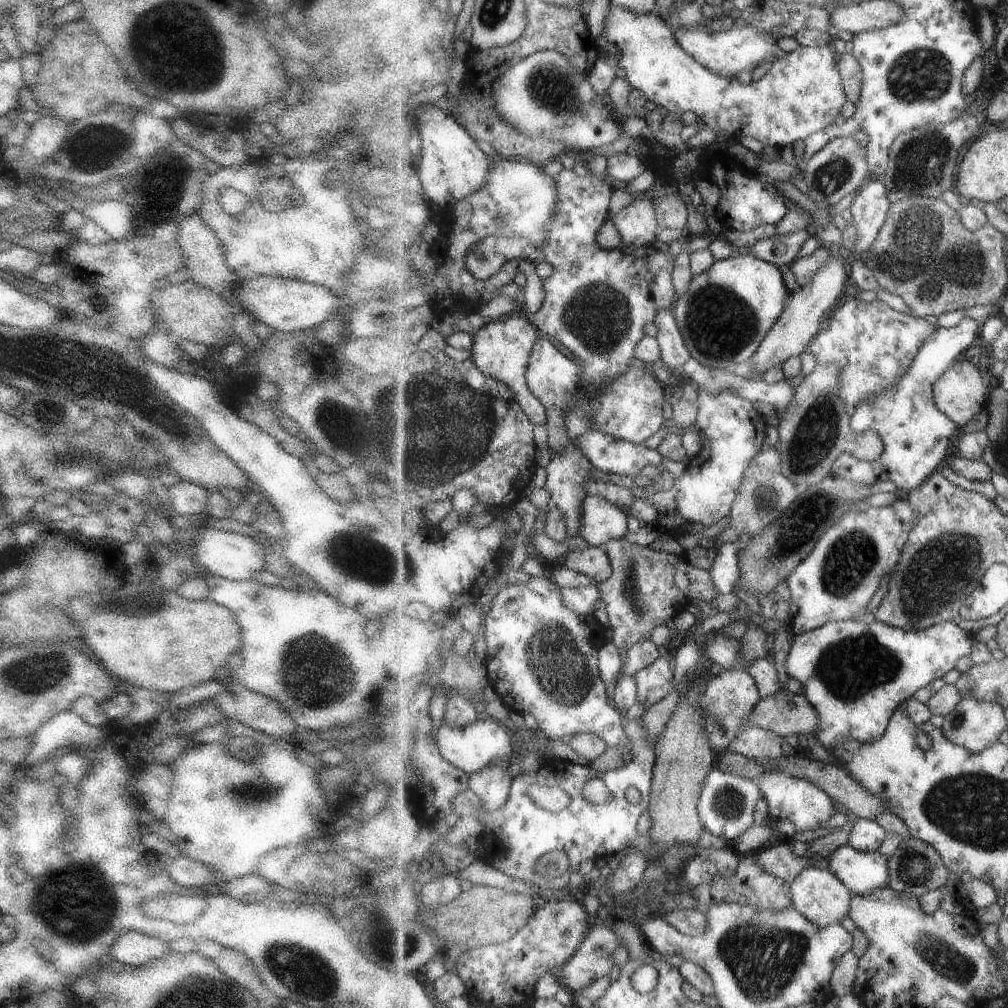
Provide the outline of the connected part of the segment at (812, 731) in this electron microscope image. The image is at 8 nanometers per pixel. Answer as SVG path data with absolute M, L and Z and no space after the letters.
M787 688L762 698L746 726L755 725L783 737L793 733L816 736L820 729L820 714L804 694L792 693Z

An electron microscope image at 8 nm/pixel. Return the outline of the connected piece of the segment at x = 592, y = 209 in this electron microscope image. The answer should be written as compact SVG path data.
M563 169L556 178L558 184L558 203L556 213L547 221L547 244L543 250L537 250L535 246L527 244L523 236L511 237L502 235L488 236L469 249L466 256L466 267L478 279L487 280L495 276L512 259L527 259L532 262L543 261L553 266L553 272L544 280L546 299L539 312L531 318L538 329L548 333L551 338L557 339L567 347L574 356L581 360L584 373L581 377L581 386L574 391L574 398L570 406L565 409L566 429L572 442L557 456L549 460L545 470L547 479L545 486L551 491L552 500L566 514L569 527L569 538L579 537L580 518L583 516L583 504L585 497L589 496L584 491L584 482L587 480L587 472L593 467L589 459L576 445L576 438L585 434L592 428L592 406L596 396L604 391L611 382L617 380L620 374L627 372L633 360L636 346L646 335L645 326L654 322L661 309L671 310L677 300L676 287L672 281L672 272L676 263L675 256L668 251L661 252L653 245L644 247L632 247L623 245L616 249L604 249L597 240L600 228L610 219L610 202L614 188L608 178L599 178L591 174L578 176L573 170Z

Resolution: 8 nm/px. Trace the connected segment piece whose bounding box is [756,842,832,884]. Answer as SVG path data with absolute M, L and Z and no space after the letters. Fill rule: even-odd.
M782 842L778 846L771 846L757 853L756 861L761 865L763 870L791 884L804 868L821 867L822 869L827 869L831 855L832 853L823 859L815 858L807 860L806 856L795 856L791 846Z

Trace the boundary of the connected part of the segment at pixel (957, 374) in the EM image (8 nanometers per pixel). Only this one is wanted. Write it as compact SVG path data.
M965 356L957 359L934 384L936 405L961 429L985 409L986 403L989 402L989 394L989 385L985 384L981 376L977 360Z

